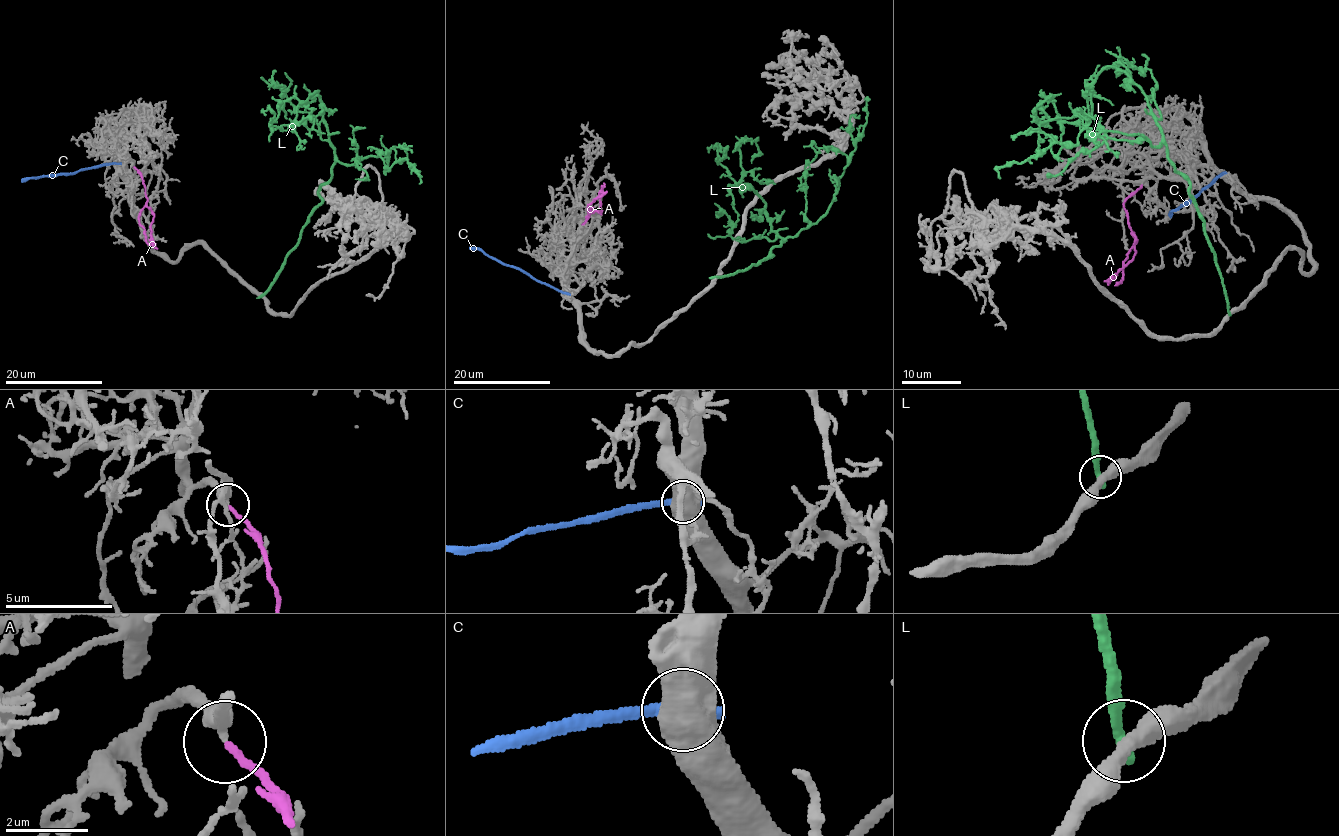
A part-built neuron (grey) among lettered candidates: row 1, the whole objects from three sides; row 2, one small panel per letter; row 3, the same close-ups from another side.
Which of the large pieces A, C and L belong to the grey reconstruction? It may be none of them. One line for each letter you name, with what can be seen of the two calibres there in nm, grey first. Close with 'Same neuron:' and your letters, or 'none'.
A: calibres 320 and 180 nm
Same neuron: A

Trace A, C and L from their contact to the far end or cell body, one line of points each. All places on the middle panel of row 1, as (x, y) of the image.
A: (582, 224), (591, 207), (596, 209), (589, 213), (588, 205), (607, 191)
C: (565, 292), (470, 247)
L: (715, 277), (754, 266), (784, 240), (763, 201), (739, 183), (746, 141), (756, 143), (752, 162)

